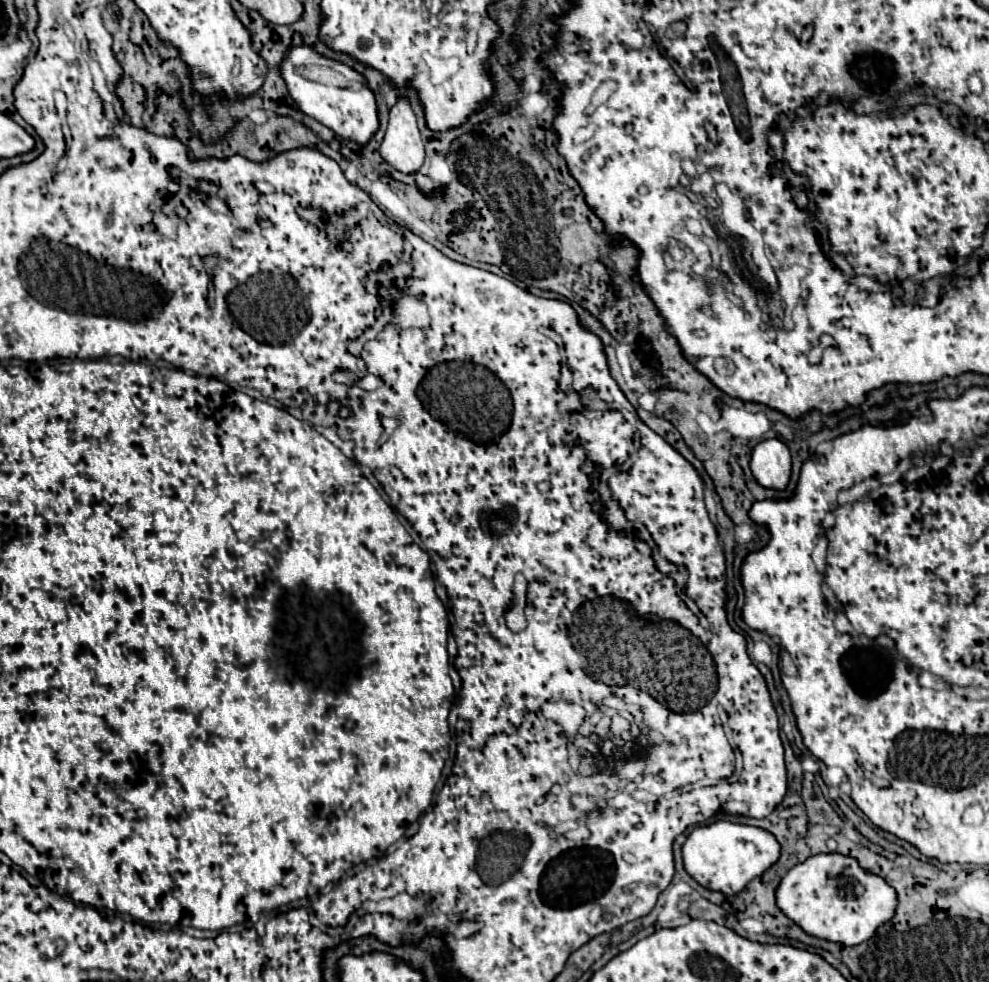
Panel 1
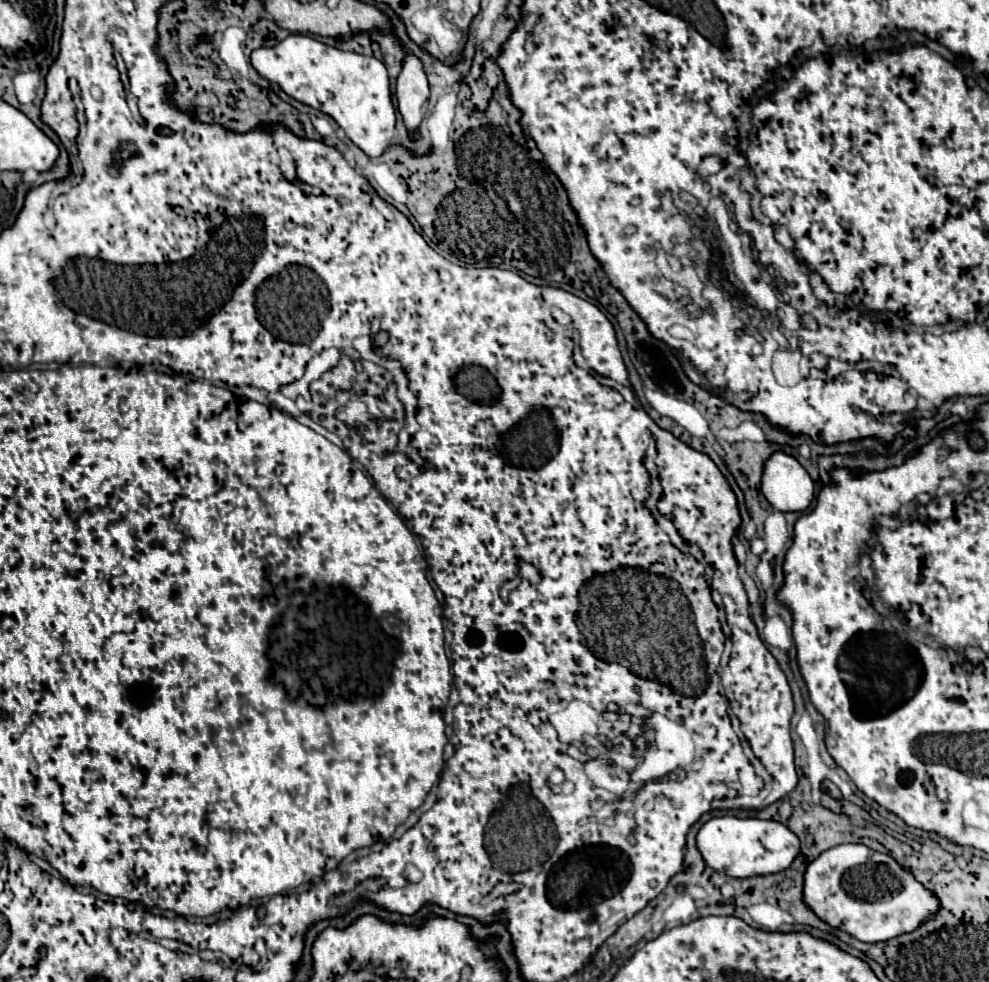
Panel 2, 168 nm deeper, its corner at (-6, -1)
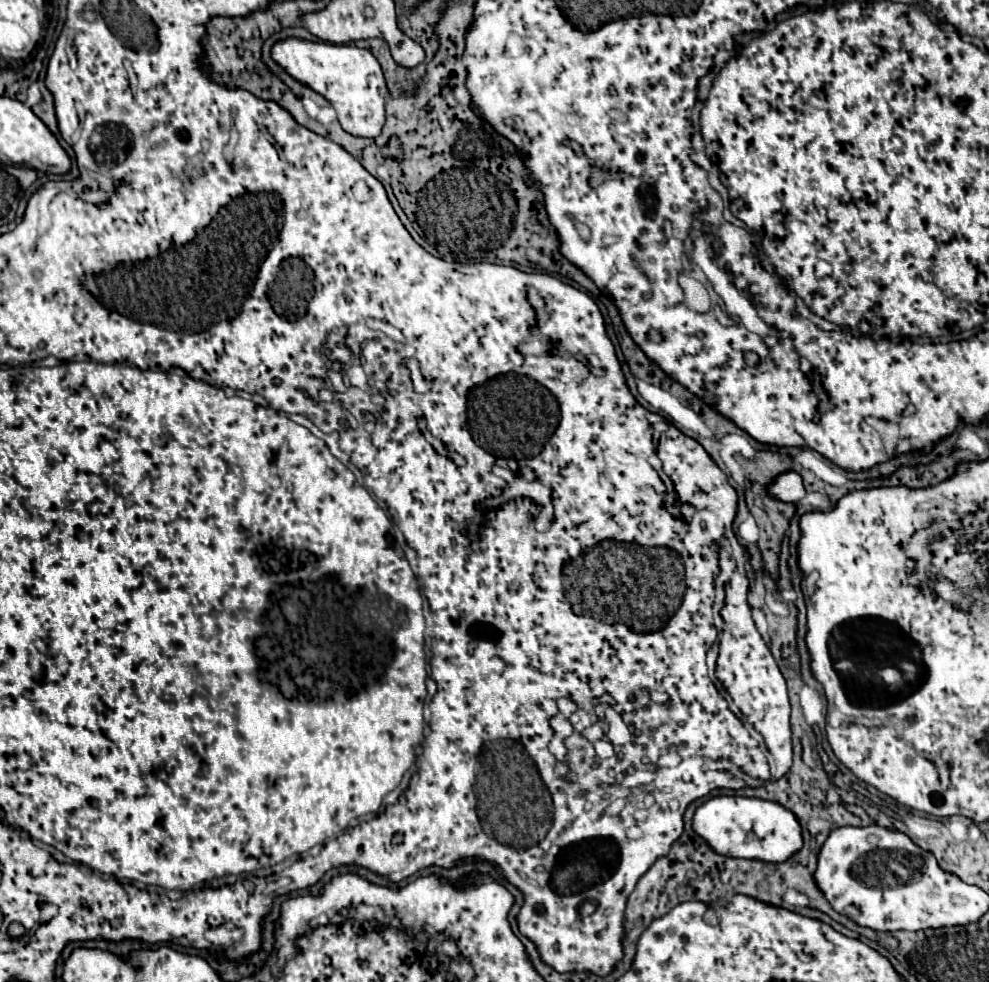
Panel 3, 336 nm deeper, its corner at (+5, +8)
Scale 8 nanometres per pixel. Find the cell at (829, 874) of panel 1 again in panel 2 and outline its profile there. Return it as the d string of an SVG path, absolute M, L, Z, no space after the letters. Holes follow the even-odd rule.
M840 844L822 852L806 870L804 902L830 926L848 932L862 942L882 942L914 932L940 910L940 900L910 870L890 854L870 850L864 844Z

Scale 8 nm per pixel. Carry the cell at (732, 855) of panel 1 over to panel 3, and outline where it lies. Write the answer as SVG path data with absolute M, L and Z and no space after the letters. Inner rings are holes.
M713 797L697 807L693 831L719 855L783 863L801 849L801 827L791 811L753 797Z

